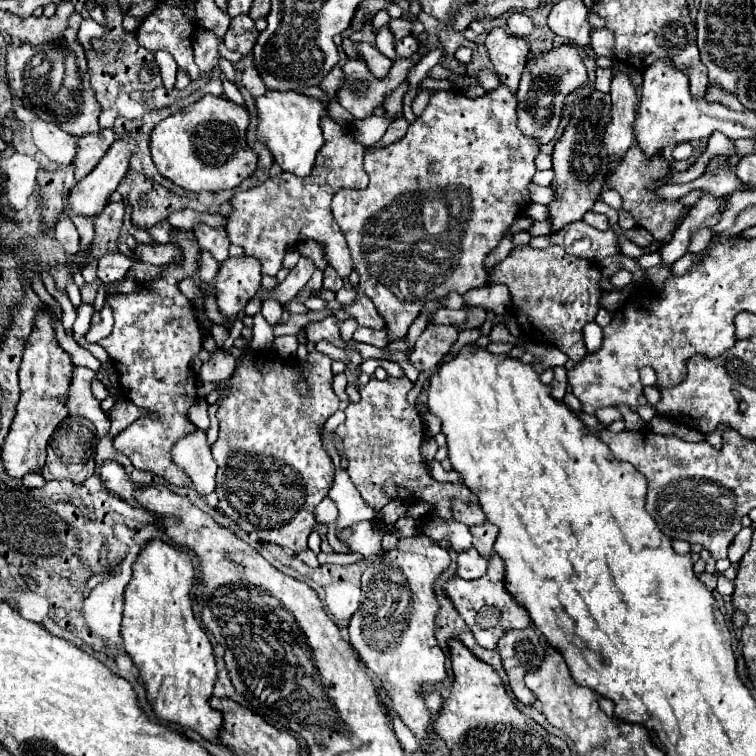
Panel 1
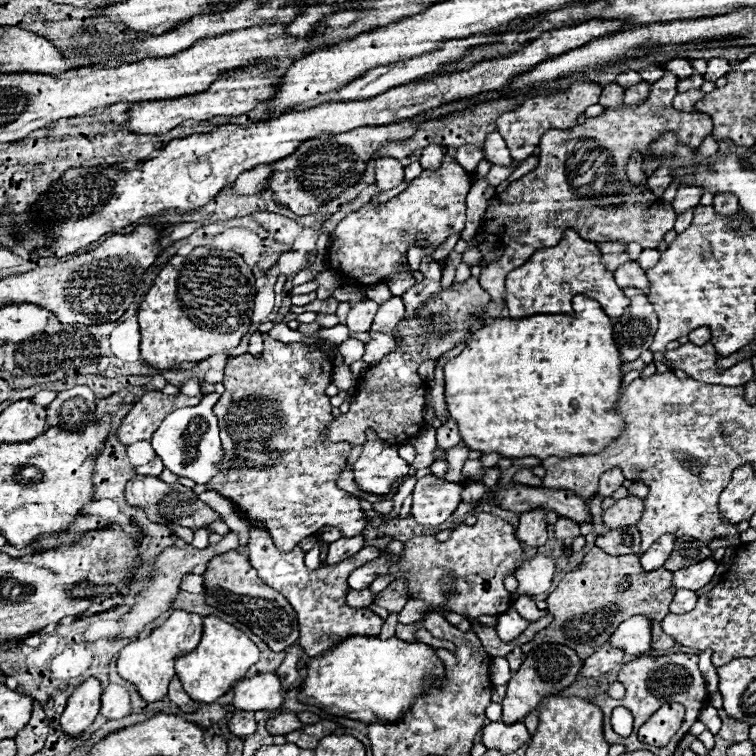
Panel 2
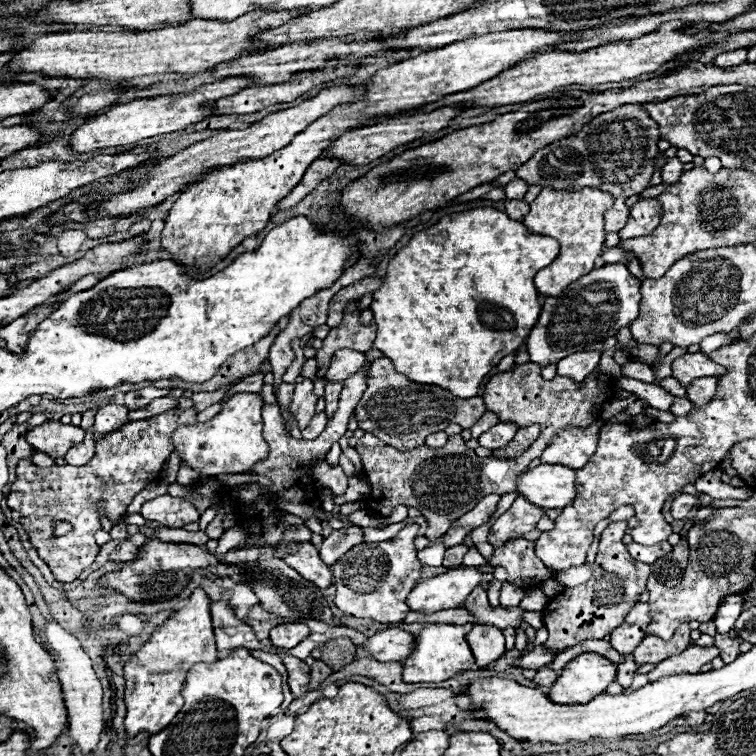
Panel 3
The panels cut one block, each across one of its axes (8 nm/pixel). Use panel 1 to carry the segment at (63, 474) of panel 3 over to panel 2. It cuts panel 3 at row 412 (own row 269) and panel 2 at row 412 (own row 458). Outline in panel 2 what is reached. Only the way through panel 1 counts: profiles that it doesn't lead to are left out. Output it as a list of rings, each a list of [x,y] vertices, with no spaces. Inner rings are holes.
[[[148,392],[132,406],[130,414],[122,420],[116,432],[118,440],[124,444],[150,440],[156,428],[162,424],[164,416],[168,416],[168,412],[174,412],[176,408],[192,406],[198,402],[200,402],[198,396],[184,396],[184,394],[166,396],[162,392]]]

